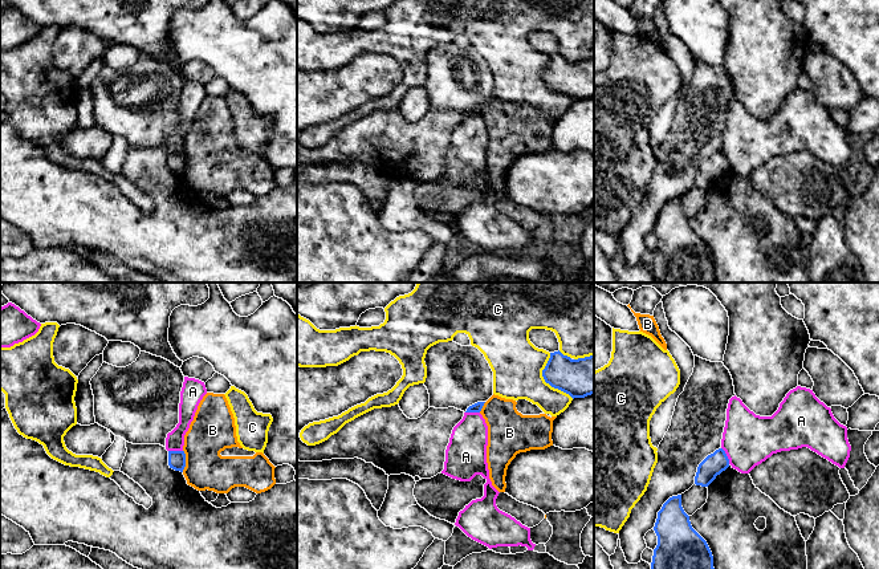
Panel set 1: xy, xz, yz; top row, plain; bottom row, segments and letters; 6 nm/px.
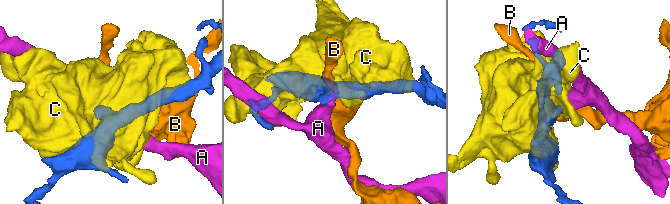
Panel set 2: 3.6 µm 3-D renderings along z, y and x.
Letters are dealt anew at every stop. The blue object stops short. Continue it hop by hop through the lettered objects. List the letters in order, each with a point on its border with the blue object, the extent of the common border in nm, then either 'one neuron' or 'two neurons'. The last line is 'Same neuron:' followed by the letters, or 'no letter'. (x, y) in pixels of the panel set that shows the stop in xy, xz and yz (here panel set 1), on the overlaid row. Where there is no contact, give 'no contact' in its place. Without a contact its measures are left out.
A: contact yz (725, 455); length 120 nm; two neurons
B: contact xy (184, 460); length 140 nm; two neurons
C: contact xz (545, 381); length 320 nm; two neurons
Same neuron: no letter

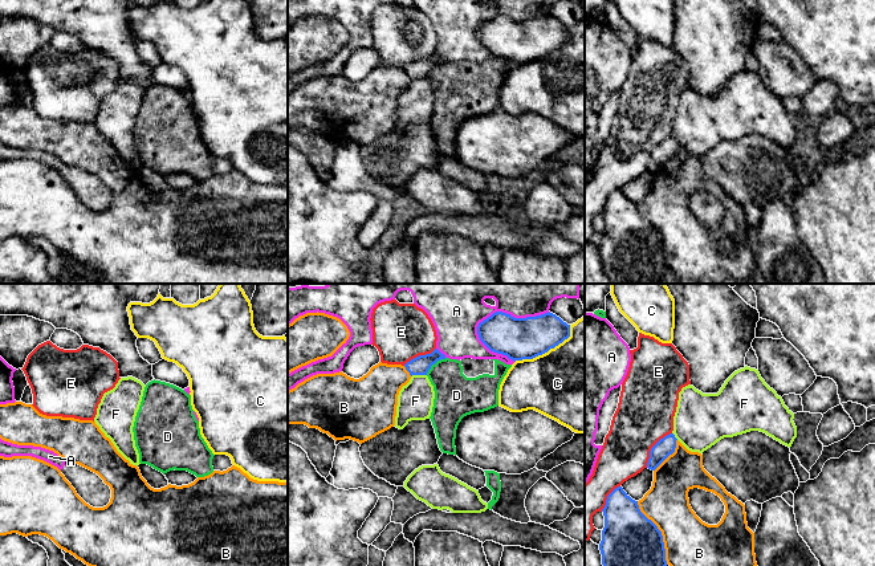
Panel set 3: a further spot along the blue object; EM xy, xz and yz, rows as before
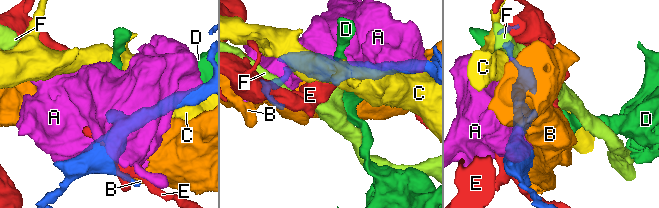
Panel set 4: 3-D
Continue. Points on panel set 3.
A: contact xz (509, 314); length 460 nm; two neurons
B: contact yz (660, 533); length 420 nm; two neurons
C: contact xz (546, 351); length 420 nm; two neurons
D: contact xz (434, 363); length 160 nm; two neurons
E: contact yz (651, 448); length 260 nm; two neurons
F: contact xz (418, 374); length 100 nm; two neurons
Same neuron: no letter

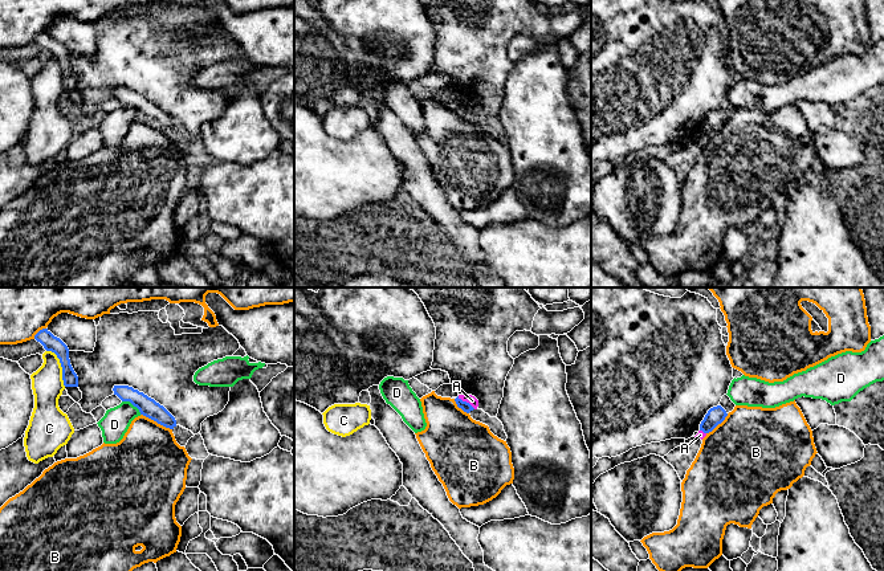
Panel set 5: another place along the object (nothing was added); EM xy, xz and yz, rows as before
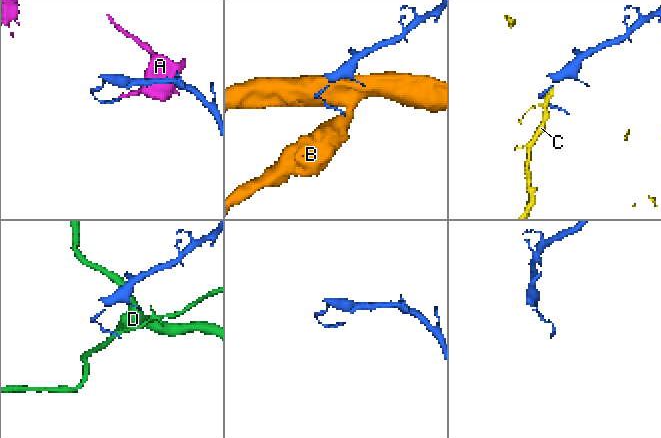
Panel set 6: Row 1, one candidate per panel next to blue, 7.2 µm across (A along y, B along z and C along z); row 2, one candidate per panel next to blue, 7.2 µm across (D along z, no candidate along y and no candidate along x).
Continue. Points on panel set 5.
A: contact xz (465, 402); length 130 nm; two neurons
B: contact xy (157, 421); length 220 nm; two neurons
C: contact xy (61, 366); length 260 nm; two neurons
D: contact xy (133, 404); length 150 nm; two neurons
Same neuron: no letter

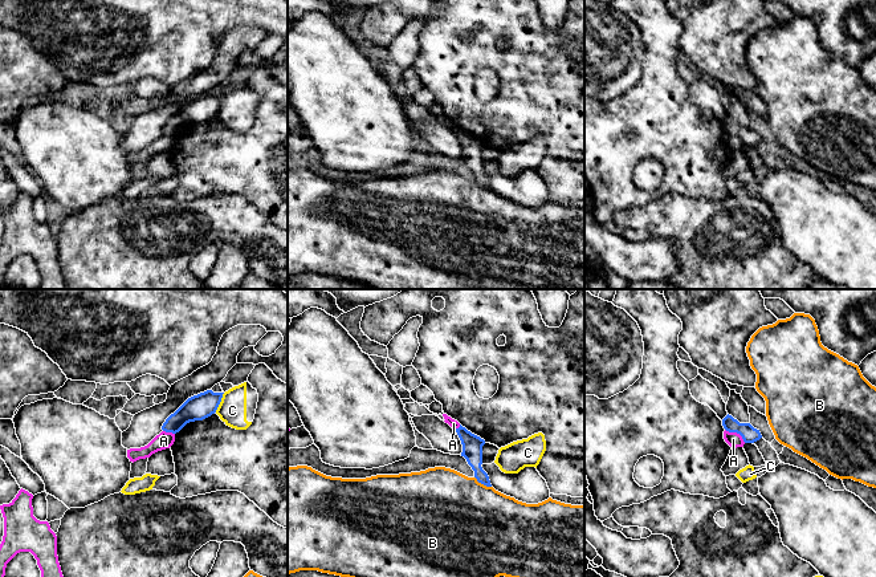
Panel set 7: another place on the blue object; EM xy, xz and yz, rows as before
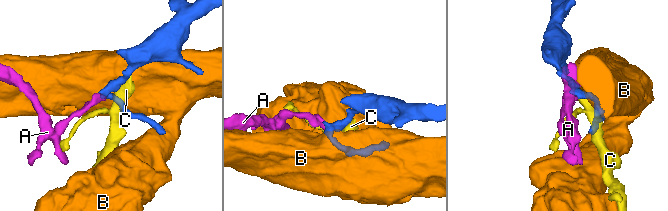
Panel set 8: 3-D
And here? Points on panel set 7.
A: contact yz (736, 431); length 150 nm; two neurons
B: contact xz (483, 483); length 120 nm; two neurons
C: contact xy (220, 401); length 130 nm; two neurons
Same neuron: no letter

